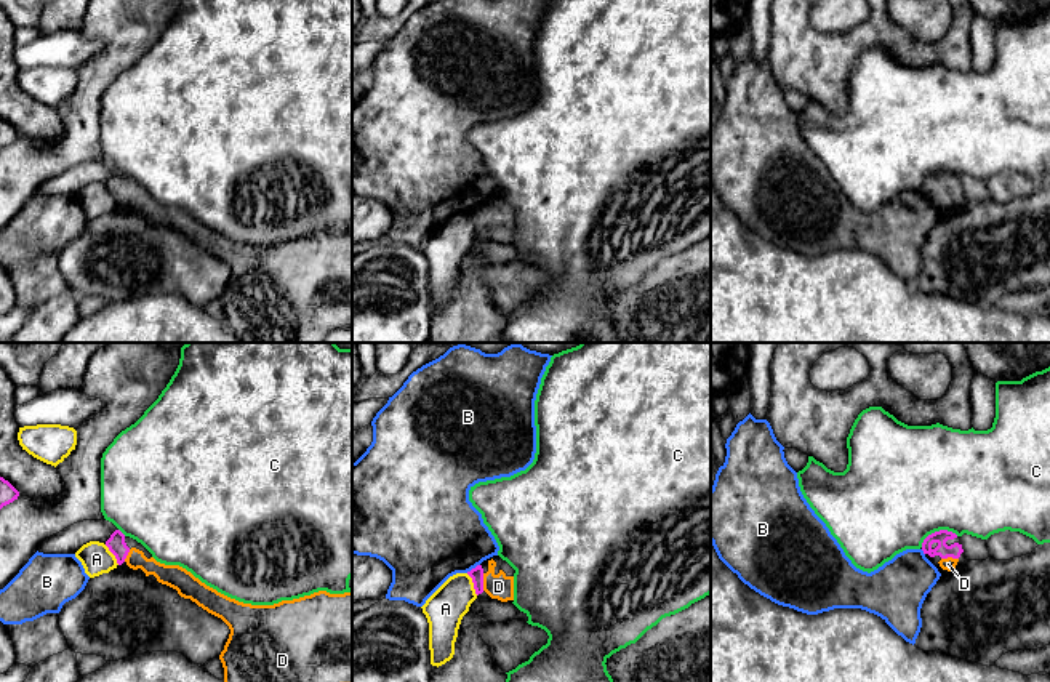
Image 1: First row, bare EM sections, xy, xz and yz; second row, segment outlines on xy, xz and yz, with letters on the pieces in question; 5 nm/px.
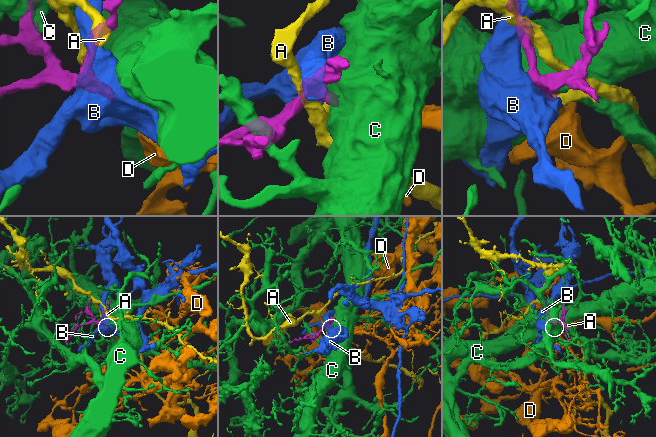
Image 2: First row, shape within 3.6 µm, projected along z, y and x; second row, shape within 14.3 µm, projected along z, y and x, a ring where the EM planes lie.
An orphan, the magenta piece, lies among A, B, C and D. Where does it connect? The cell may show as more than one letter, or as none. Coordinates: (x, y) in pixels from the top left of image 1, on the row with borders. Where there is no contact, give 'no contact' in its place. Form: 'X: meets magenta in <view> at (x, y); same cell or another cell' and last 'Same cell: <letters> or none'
A: meets magenta in xz at (474, 585); another cell
B: meets magenta in xz at (472, 569); another cell
C: meets magenta in yz at (937, 532); another cell
D: meets magenta in xz at (482, 581); same cell
Same cell: D

